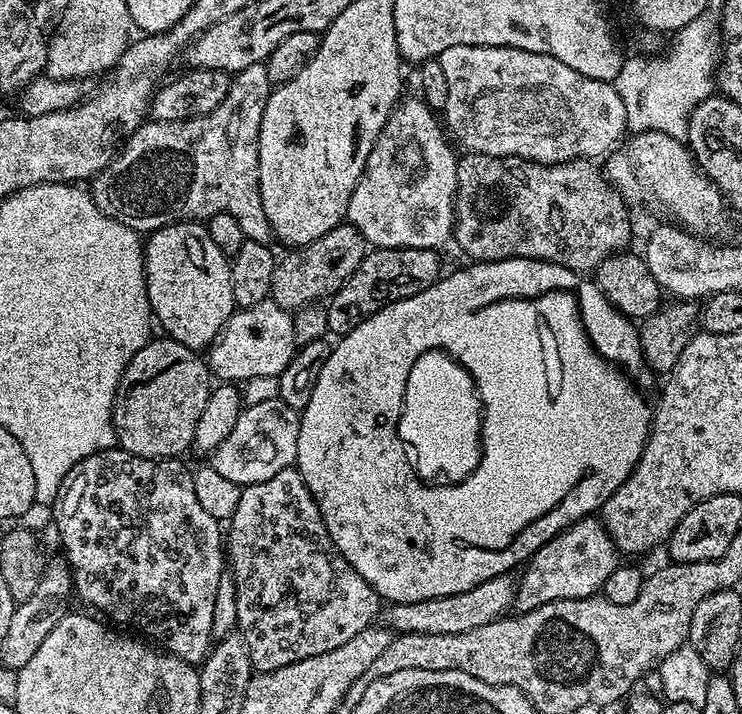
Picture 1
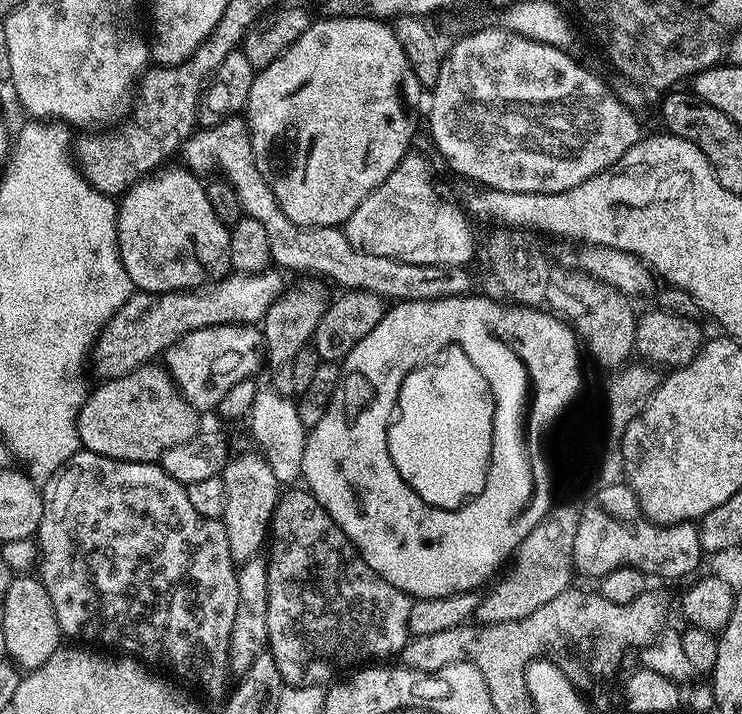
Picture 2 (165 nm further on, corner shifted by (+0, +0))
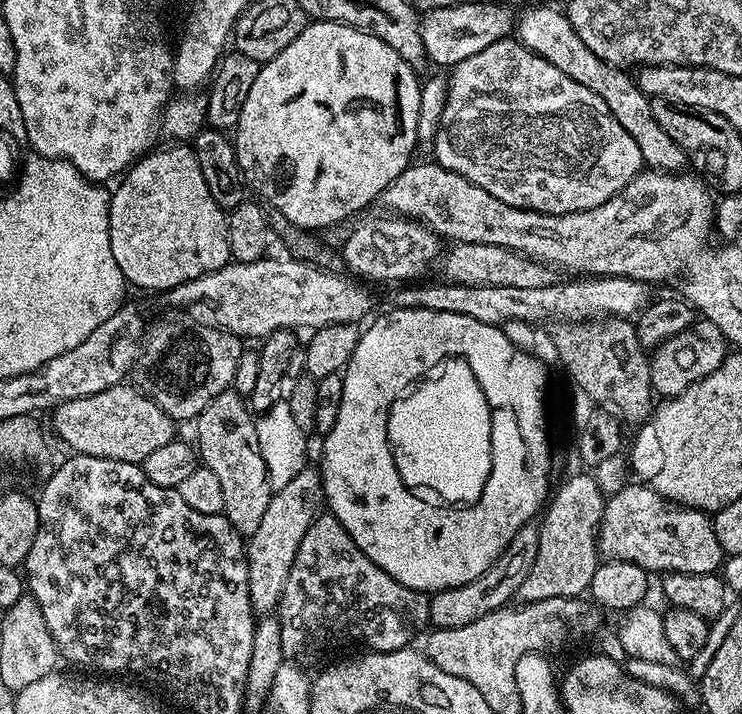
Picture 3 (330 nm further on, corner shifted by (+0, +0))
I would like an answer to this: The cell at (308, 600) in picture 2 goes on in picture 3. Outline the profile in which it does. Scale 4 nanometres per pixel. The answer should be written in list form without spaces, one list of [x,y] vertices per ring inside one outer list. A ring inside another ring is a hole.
[[[321,514],[310,530],[306,530],[306,538],[302,538],[298,554],[294,554],[294,566],[290,566],[286,586],[280,595],[278,615],[285,661],[309,666],[318,663],[327,652],[348,648],[351,644],[370,652],[396,652],[407,648],[416,635],[419,637],[429,627],[428,602],[425,593],[402,586],[402,582],[390,578],[386,570],[374,566],[331,514]]]

